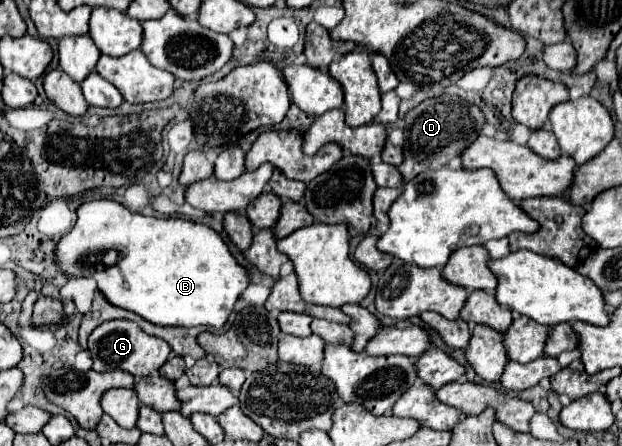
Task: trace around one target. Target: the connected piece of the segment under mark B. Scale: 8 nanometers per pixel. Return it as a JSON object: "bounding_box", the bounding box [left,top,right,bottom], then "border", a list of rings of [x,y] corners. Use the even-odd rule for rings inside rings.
{"bounding_box":[54,199,248,329],"border":[[[102,199],[102,201],[88,201],[76,209],[76,223],[70,233],[66,233],[58,245],[54,261],[66,277],[94,277],[98,283],[100,293],[104,299],[120,309],[128,309],[148,323],[154,325],[170,325],[170,327],[214,327],[220,329],[226,319],[230,317],[234,303],[238,301],[240,293],[248,287],[248,273],[240,267],[228,251],[228,245],[222,237],[206,227],[192,223],[188,219],[164,219],[164,217],[146,217],[128,211],[118,201]],[[108,249],[118,251],[118,261],[112,267],[96,269],[92,265],[82,263],[92,253],[104,253]]]}

